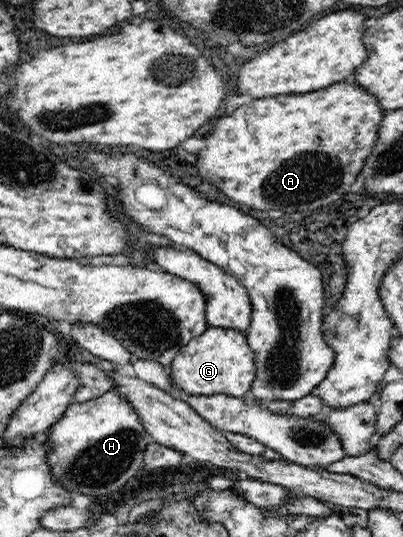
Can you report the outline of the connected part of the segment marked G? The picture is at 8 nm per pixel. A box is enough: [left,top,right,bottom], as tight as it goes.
[169,327,256,398]

